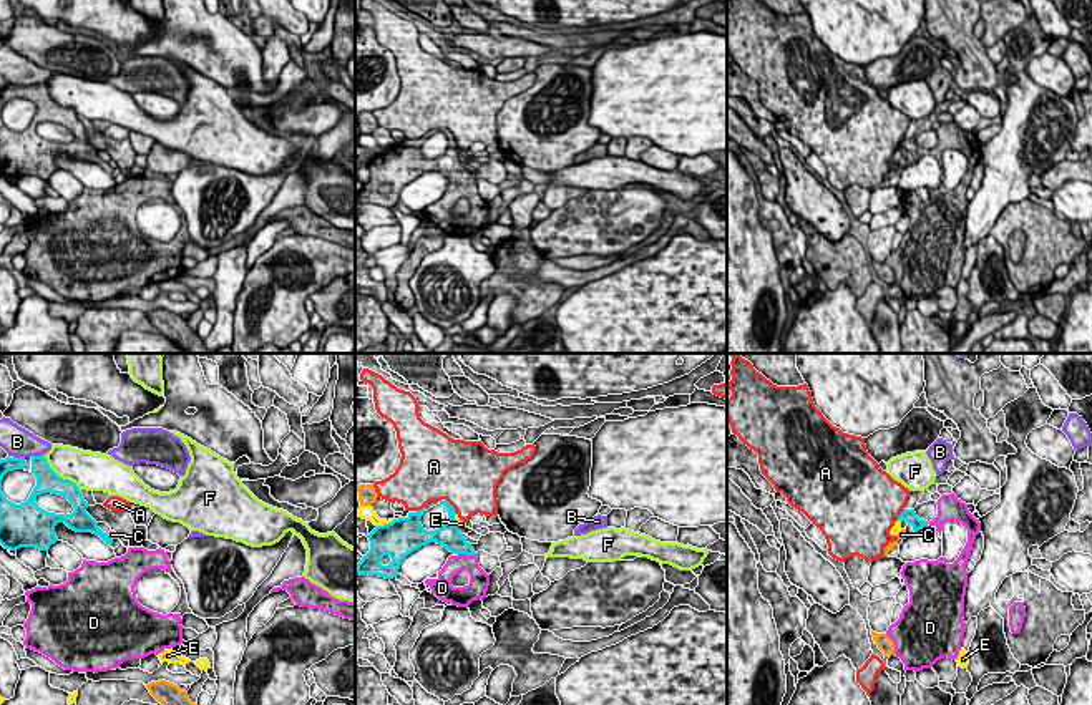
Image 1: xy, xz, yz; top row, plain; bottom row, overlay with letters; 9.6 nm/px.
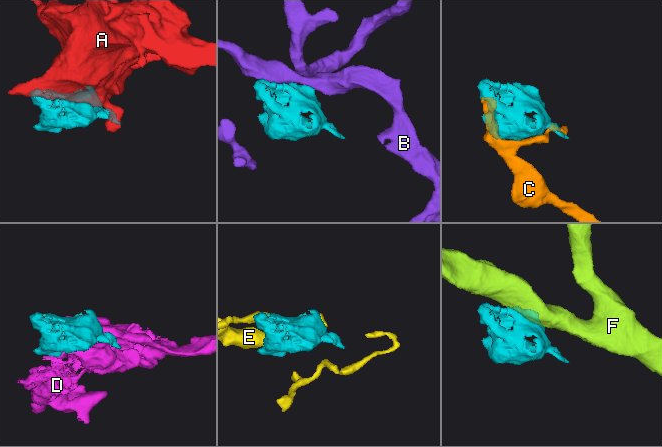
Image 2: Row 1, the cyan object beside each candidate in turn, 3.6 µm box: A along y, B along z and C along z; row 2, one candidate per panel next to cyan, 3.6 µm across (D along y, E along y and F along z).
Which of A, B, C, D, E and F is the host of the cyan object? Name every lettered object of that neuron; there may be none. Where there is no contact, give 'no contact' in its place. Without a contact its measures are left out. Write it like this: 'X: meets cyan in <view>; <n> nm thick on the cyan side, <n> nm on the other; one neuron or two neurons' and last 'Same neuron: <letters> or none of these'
A: meets cyan in xz; 190 nm thick on the cyan side, 500 nm on the other; two neurons
B: meets cyan in xy; 180 nm thick on the cyan side, 300 nm on the other; two neurons
C: meets cyan in xy; 160 nm thick on the cyan side, 70 nm on the other; two neurons
D: meets cyan in xz; 220 nm thick on the cyan side, 160 nm on the other; one neuron
E: meets cyan in xz; 360 nm thick on the cyan side, 130 nm on the other; two neurons
F: meets cyan in xy; 220 nm thick on the cyan side, 320 nm on the other; two neurons
Same neuron: D

